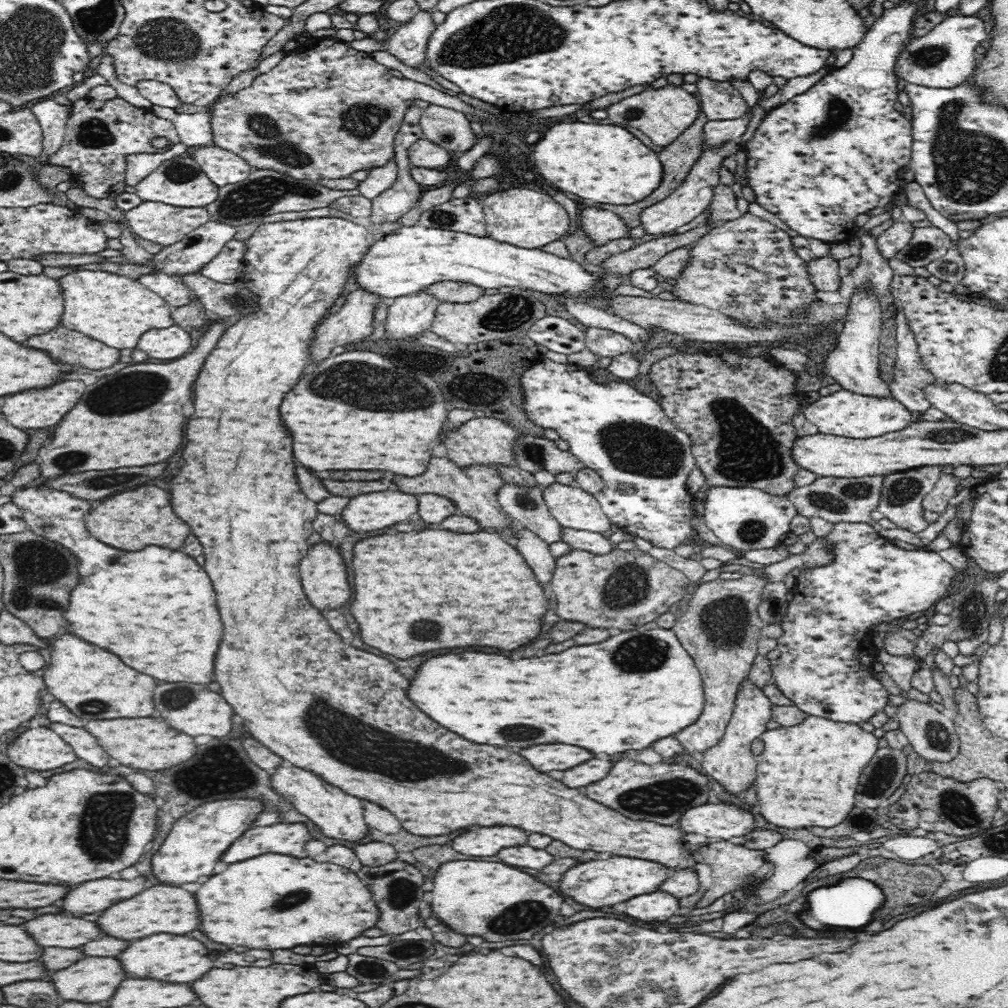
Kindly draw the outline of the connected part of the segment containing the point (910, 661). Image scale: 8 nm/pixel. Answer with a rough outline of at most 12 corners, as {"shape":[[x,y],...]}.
{"shape":[[878,650],[876,660],[884,666],[906,696],[920,657],[892,656]]}

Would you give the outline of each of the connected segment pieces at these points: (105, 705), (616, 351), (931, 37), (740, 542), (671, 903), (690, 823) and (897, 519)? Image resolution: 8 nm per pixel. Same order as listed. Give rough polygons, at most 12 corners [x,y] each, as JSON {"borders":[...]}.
{"borders":[[[64,632],[48,698],[82,720],[154,714],[156,682]],[[593,326],[585,347],[599,358],[628,353],[634,343],[620,333]],[[952,15],[902,49],[909,84],[956,88],[973,76],[988,24]],[[706,487],[704,522],[743,554],[779,546],[787,496]],[[658,890],[627,900],[625,914],[666,922],[680,912],[675,896]],[[711,798],[687,810],[686,834],[728,841],[756,829],[753,815]],[[921,466],[884,476],[877,510],[914,533],[942,474]]]}

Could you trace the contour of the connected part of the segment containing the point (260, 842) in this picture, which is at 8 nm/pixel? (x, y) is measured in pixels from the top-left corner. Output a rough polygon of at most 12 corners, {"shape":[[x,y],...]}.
{"shape":[[301,822],[248,828],[224,852],[234,864],[270,852],[304,858]]}

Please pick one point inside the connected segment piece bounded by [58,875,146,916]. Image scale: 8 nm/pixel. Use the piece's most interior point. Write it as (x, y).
(97, 895)

